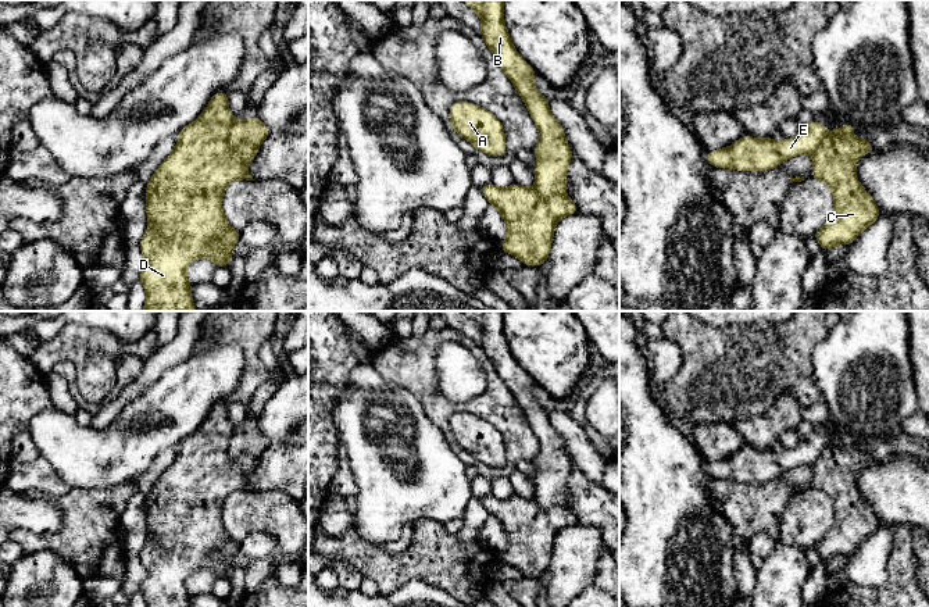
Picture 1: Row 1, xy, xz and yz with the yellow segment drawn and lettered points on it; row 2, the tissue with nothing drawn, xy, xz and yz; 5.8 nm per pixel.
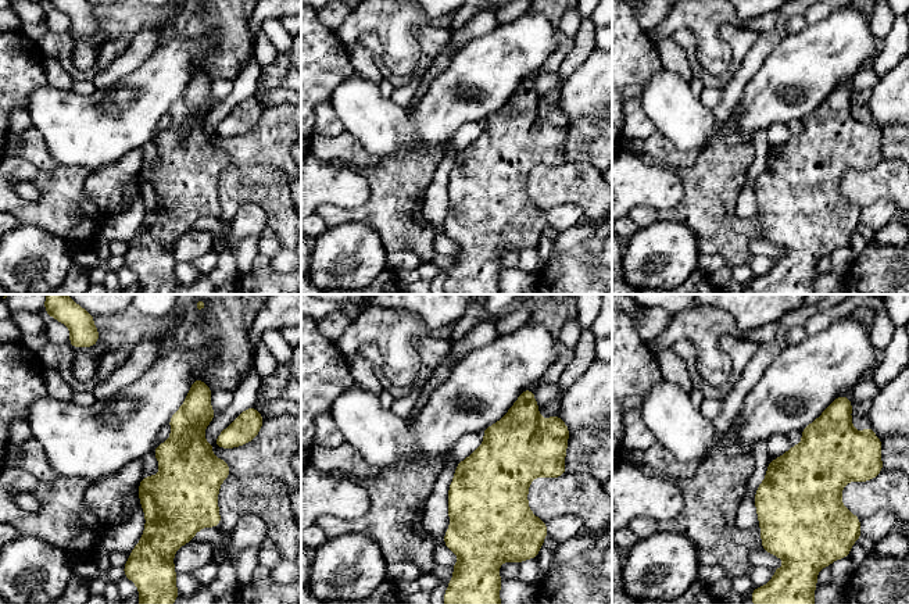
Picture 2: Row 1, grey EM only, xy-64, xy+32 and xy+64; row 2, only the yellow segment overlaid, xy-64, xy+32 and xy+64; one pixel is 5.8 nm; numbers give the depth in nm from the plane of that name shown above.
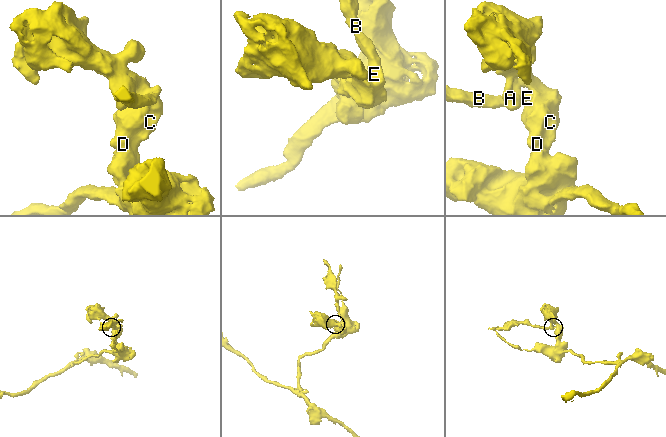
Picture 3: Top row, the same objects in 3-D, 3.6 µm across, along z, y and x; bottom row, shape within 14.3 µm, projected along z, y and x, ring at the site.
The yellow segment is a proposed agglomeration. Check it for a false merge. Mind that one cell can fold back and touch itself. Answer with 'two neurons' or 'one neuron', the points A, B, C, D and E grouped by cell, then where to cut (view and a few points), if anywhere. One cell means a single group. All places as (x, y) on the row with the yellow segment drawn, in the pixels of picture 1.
two neurons | A C D / B E | xy (233, 121), (228, 143), (235, 146), (247, 142), (257, 146)

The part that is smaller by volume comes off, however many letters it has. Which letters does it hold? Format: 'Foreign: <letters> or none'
Foreign: B, E

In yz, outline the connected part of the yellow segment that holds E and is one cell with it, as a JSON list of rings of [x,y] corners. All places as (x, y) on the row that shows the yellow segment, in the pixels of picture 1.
[[[814,119],[805,131],[800,131],[793,139],[776,142],[771,136],[755,139],[743,135],[732,146],[710,151],[707,160],[714,168],[765,171],[780,165],[797,154],[812,154],[817,143],[825,135],[826,128],[823,124]]]

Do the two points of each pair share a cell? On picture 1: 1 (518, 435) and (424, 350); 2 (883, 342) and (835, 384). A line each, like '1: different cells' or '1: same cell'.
1: same cell
2: same cell

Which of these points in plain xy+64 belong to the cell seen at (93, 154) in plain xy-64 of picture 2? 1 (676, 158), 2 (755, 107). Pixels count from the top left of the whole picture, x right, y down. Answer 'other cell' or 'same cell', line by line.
1: other cell
2: same cell

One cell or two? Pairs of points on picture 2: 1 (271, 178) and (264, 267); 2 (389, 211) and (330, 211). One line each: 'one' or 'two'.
1: two
2: one

